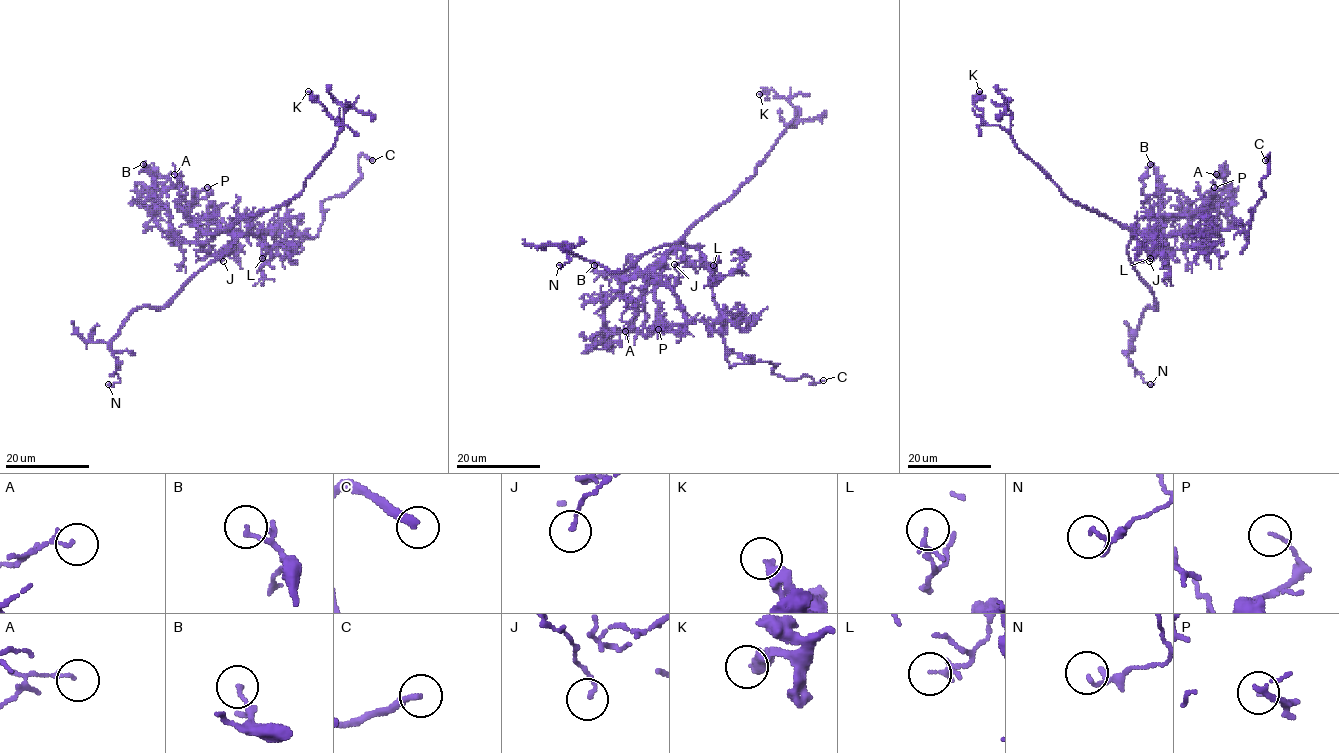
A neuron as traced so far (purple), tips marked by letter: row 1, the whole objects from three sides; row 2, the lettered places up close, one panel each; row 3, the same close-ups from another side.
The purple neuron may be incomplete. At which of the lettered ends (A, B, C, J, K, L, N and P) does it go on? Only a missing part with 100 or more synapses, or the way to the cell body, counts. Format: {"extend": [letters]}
{"extend": ["C"]}

